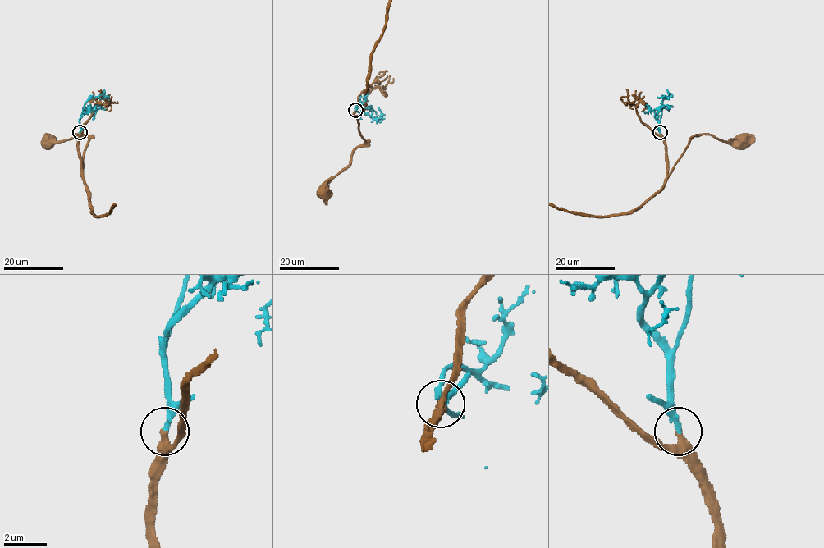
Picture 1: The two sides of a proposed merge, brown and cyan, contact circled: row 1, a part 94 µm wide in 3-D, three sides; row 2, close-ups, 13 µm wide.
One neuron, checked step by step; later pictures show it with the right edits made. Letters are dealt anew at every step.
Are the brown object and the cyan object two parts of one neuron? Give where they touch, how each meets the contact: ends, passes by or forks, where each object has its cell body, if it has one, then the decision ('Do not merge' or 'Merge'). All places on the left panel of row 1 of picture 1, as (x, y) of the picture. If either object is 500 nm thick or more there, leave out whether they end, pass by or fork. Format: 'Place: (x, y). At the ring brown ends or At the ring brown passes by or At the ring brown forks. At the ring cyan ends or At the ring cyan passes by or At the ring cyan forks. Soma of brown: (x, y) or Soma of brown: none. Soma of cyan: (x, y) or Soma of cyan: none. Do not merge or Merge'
Place: (80, 132). At the ring brown passes by. At the ring cyan ends. Soma of brown: (48, 141). Soma of cyan: none. Merge

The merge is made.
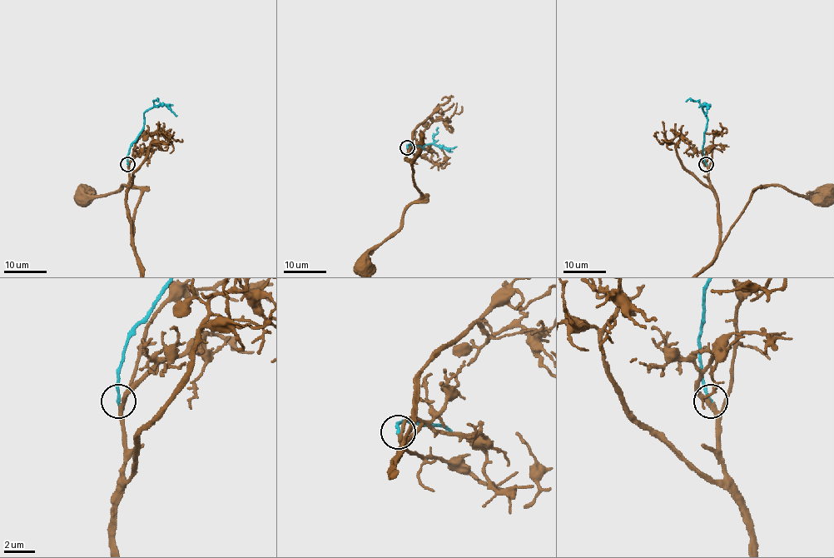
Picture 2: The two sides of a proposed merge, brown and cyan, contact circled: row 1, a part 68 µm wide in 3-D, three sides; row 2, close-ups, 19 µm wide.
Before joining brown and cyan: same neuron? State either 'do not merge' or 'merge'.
merge

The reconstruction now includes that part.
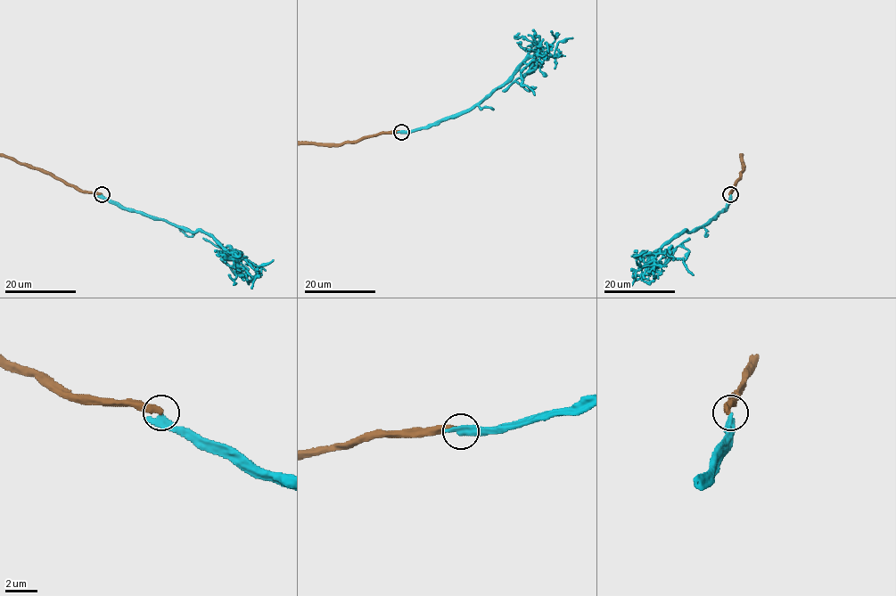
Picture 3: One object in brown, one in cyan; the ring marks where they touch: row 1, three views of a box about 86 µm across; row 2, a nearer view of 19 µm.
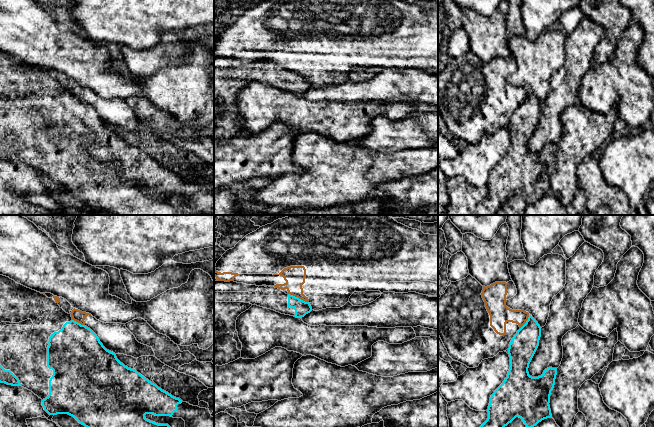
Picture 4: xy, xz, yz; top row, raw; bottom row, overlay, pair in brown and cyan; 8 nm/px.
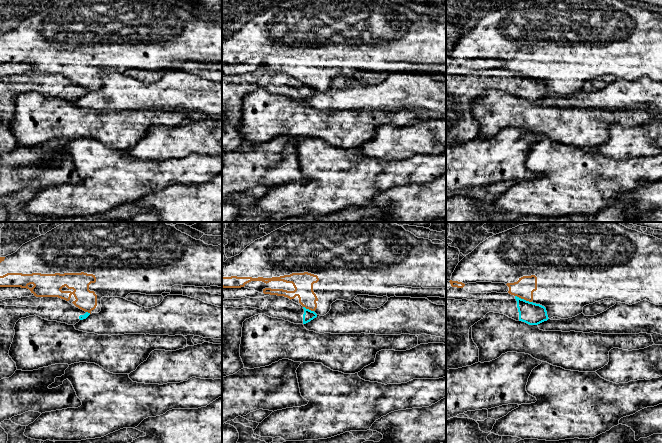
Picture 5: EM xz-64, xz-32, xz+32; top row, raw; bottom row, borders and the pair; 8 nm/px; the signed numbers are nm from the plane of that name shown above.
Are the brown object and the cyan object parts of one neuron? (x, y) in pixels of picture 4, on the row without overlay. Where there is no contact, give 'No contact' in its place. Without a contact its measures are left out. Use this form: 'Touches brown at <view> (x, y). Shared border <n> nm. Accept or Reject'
Touches brown at xz (298, 73). Shared border 180 nm. Reject

